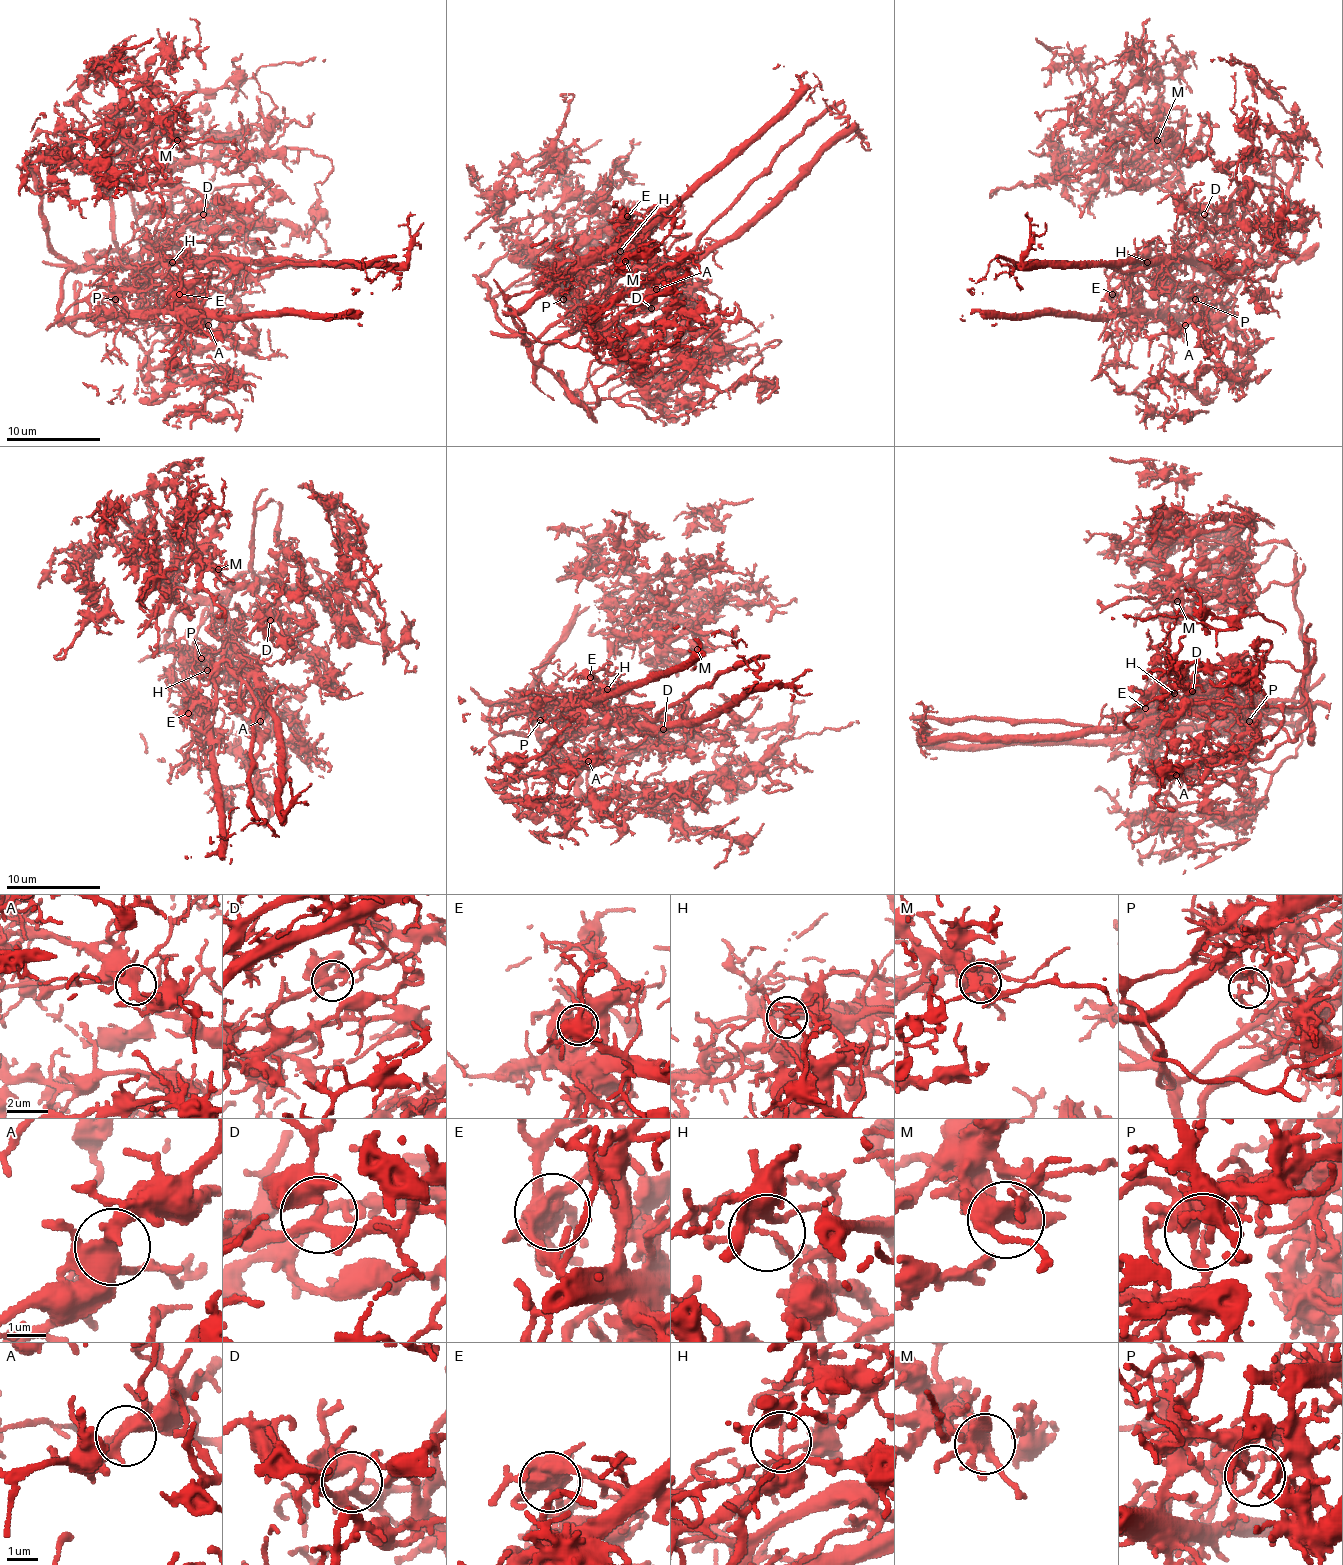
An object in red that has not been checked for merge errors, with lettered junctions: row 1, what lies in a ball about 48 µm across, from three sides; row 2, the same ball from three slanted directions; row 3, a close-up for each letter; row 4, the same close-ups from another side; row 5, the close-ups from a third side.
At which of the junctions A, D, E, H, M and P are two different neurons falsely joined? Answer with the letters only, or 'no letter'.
E, H, P

